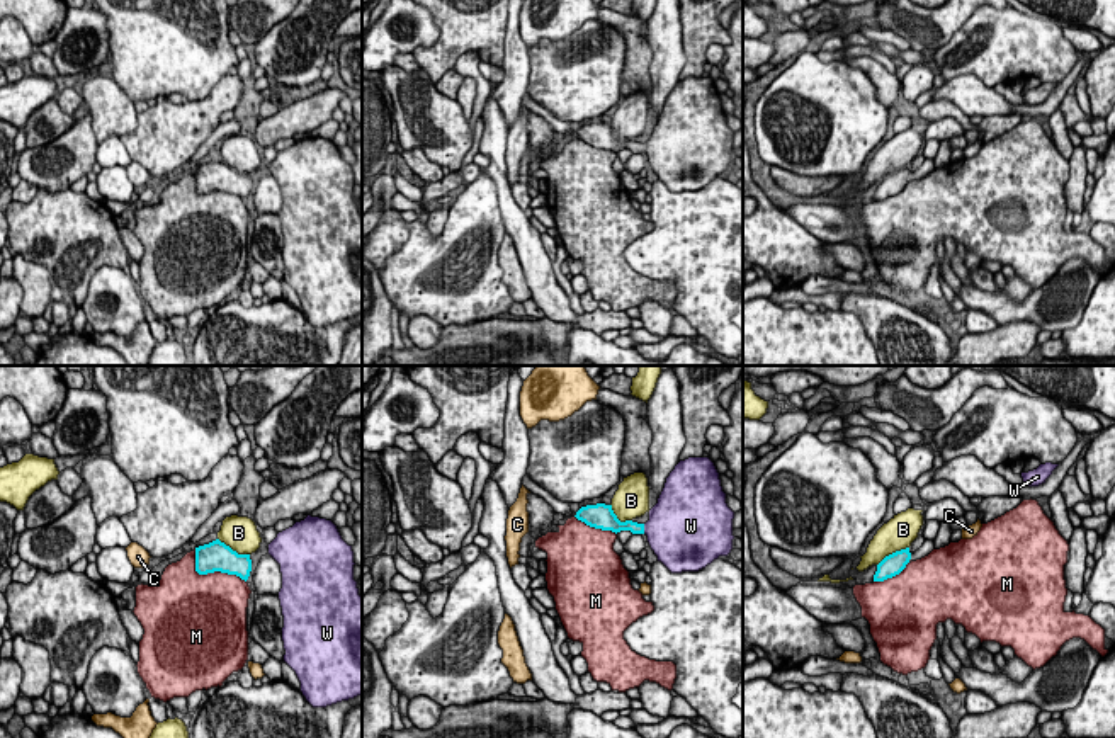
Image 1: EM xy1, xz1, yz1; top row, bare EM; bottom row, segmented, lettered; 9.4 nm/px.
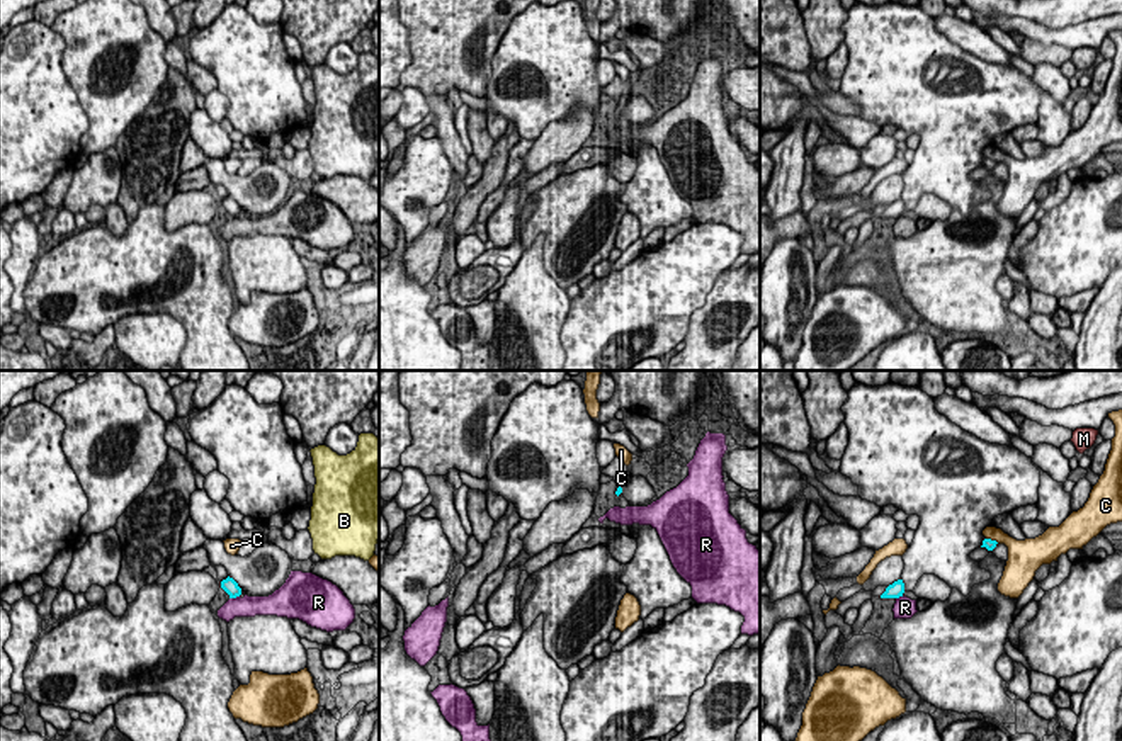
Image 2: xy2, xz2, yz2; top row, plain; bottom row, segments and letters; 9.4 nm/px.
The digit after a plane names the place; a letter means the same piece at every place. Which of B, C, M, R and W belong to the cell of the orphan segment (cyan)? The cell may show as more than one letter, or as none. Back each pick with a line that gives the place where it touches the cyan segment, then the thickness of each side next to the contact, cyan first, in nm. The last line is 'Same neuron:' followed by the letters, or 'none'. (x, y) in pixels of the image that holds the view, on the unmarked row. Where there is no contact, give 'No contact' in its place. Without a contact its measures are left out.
W: Touches cyan at xz1 (643, 148). Thickness 120 nm (cyan) against 420 nm
Same neuron: W

